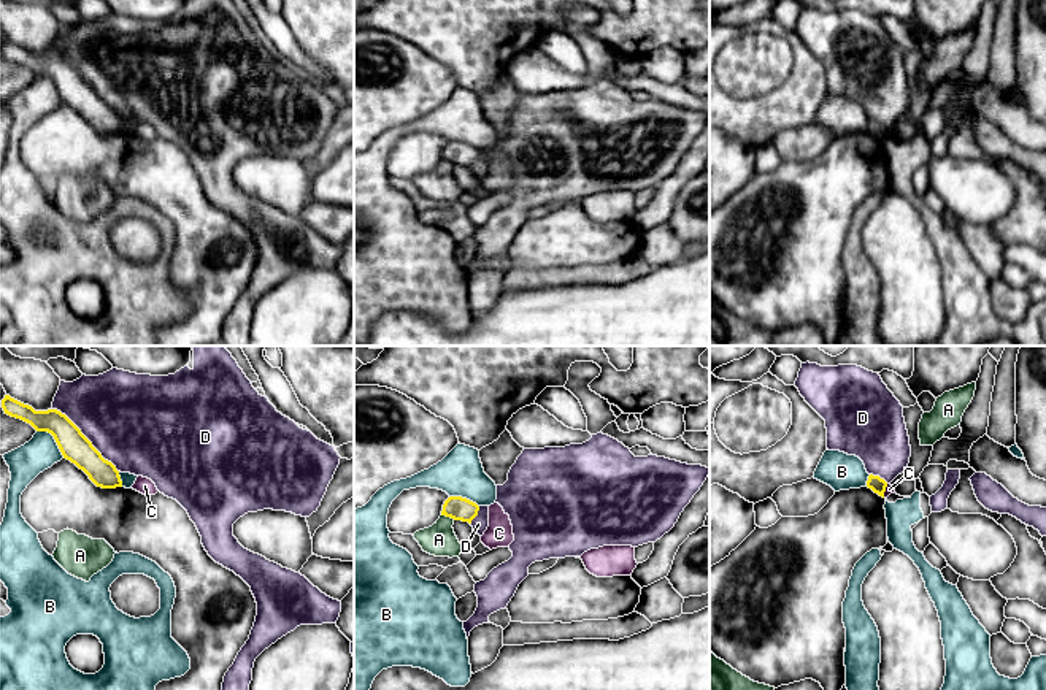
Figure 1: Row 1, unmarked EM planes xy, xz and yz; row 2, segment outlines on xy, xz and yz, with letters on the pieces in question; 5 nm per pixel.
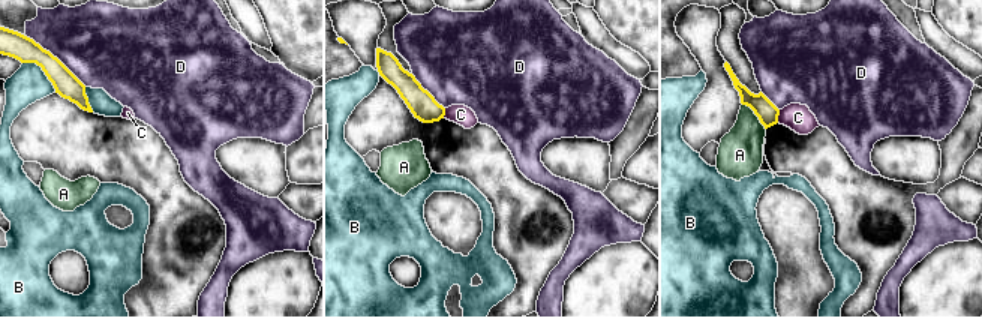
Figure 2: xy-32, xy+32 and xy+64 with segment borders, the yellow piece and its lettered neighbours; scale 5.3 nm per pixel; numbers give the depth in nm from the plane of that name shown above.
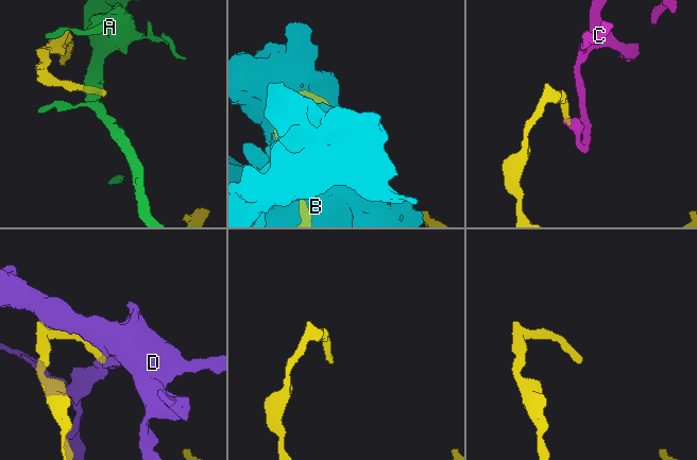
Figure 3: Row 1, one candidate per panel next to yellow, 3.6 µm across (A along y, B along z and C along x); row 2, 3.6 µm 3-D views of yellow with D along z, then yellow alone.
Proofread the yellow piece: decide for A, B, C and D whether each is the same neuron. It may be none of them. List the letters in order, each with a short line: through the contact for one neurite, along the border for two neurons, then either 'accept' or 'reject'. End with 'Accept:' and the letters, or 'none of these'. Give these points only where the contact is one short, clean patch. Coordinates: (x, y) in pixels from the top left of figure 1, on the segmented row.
A: reject
B: reject
C: line yz (888, 484), (883, 497); reject
D: reject
Accept: none of these

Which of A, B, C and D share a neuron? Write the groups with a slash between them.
A / B / C / D

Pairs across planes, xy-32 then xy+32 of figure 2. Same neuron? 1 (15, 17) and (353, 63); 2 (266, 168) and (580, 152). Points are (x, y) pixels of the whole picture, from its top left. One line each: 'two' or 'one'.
1: two
2: one

